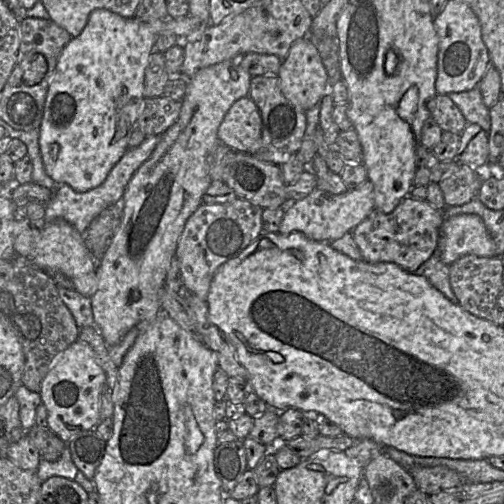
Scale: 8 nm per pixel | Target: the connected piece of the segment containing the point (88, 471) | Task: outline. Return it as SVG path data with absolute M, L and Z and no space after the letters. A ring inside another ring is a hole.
M88 430L79 432L65 443L78 470L93 480L105 455L106 441L102 440L95 430Z

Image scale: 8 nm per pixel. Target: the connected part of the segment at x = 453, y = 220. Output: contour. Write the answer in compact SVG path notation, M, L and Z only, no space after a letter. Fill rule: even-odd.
M461 214L444 219L438 241L440 260L450 266L464 255L497 257L495 243L482 218Z

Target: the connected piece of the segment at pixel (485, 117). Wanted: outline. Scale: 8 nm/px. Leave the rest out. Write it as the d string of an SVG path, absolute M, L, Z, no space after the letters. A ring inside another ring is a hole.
M479 85L469 91L449 93L448 96L457 105L467 123L478 124L487 133L489 132L490 109L483 102Z

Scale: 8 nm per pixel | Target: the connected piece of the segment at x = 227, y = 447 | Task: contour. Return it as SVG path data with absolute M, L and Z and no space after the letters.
M243 440L217 445L214 451L214 470L225 497L235 489L247 469Z

